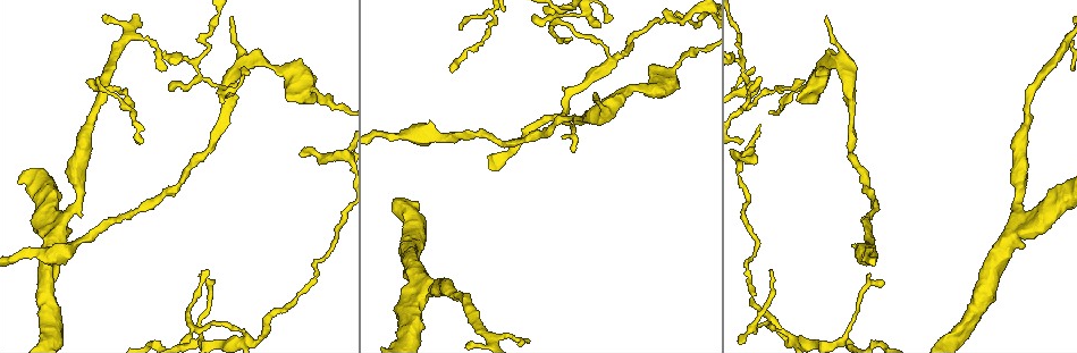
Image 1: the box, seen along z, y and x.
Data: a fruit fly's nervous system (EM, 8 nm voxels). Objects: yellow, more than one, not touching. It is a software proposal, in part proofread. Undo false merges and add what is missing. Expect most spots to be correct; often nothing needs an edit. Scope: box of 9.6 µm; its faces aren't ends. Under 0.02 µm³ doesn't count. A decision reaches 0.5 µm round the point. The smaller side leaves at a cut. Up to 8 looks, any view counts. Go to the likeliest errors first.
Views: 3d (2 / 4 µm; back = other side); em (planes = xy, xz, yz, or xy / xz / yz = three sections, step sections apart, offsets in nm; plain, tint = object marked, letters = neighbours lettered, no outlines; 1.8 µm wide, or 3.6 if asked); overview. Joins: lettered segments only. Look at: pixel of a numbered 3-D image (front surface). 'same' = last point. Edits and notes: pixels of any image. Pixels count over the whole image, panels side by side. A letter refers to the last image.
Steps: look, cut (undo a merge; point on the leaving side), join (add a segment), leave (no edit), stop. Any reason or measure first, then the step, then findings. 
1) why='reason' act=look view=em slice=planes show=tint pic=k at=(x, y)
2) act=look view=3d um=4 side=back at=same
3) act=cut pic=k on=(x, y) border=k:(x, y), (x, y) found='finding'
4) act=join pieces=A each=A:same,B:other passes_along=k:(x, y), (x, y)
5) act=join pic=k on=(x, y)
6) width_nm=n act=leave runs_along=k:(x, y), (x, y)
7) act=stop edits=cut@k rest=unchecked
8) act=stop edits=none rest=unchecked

why='an open end' act=look view=em slice=planes show=letters pic=1 at=(741, 155)

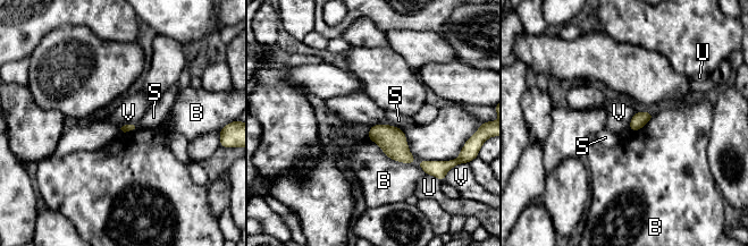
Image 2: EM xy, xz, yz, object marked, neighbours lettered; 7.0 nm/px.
act=leave each=B:other,S:other,U:other,V:other border=2:(391, 125), (371, 126) found='no lettered segment goes on from it'

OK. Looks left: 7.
why='branch stops here' act=look view=em slice=planes show=letters pic=1 at=(235, 84)

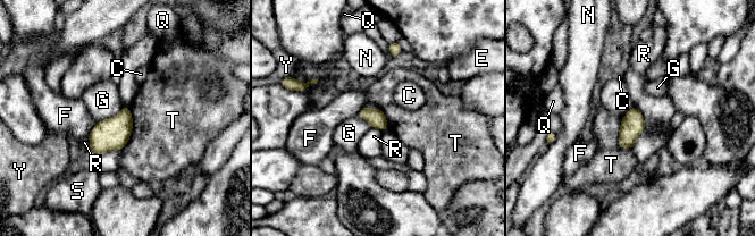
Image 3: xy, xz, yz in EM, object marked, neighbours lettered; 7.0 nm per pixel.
width_nm=130 act=leave each=C:other,E:other,F:other,G:other,N:other,Q:other,R:other,S:other,T:other,Y:other border=3:(123, 107), (117, 114), (97, 123) found='no lettered segment goes on from it'

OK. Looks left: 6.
why='branch stops here' act=look view=em slice=planes show=tint pic=1 at=(288, 100)

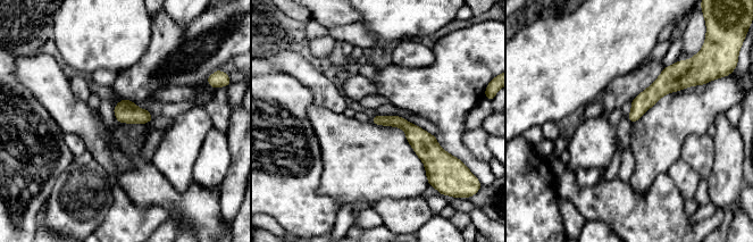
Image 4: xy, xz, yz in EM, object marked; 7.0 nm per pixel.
why='see the neighbours' act=look view=em slice=planes show=letters at=same

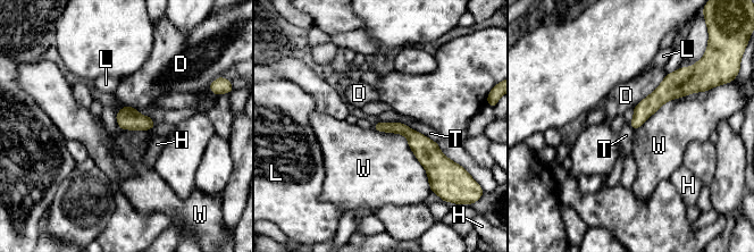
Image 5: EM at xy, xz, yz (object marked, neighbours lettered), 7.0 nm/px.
act=leave each=D:other,H:other,L:other,T:other,W:other runs_along=5:(377, 126), (407, 131), (438, 161) found='no lettered segment goes on from it'

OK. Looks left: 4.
act=stop edits=none rest=unchecked

